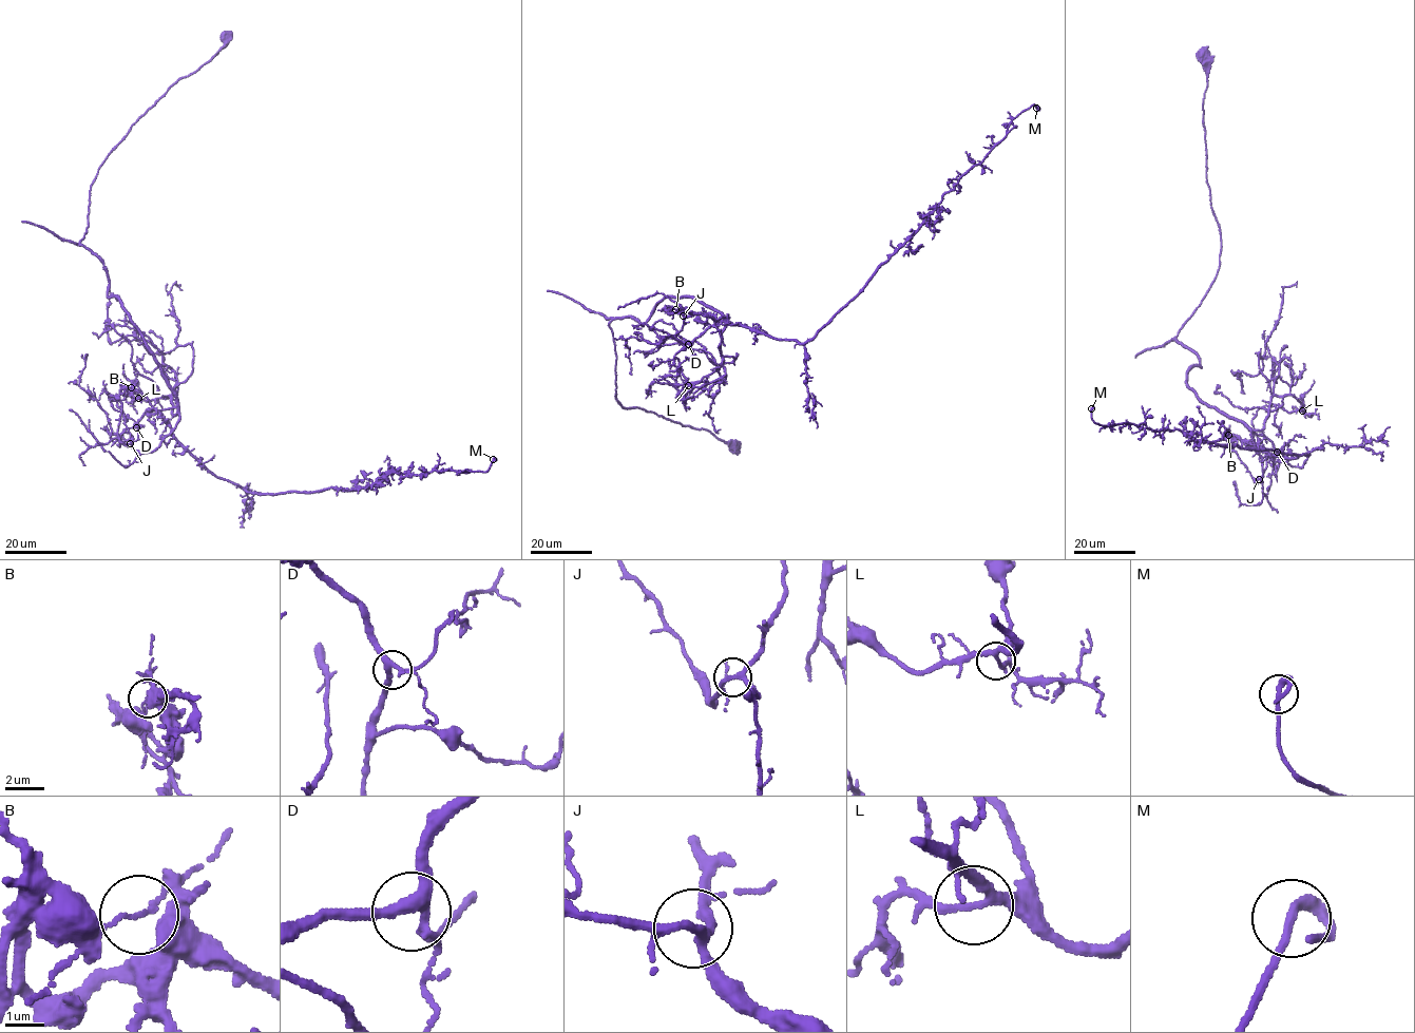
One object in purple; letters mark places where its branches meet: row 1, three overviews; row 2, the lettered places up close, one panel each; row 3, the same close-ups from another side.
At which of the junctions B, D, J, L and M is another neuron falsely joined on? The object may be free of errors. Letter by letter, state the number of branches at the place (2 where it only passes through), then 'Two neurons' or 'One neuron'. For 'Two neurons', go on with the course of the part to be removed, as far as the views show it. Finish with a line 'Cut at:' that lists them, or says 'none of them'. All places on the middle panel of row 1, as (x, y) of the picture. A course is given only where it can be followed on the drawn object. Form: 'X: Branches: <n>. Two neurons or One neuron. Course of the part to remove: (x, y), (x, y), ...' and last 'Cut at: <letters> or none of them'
B: Branches: 2. Two neurons. Course of the part to remove: (676, 309), (778, 339), (811, 340), (998, 144), (1009, 123), (1031, 106), (1039, 110)
D: Branches: 3. One neuron
J: Branches: 3. One neuron
L: Branches: 3. One neuron
M: Branches: 2. One neuron
Cut at: B

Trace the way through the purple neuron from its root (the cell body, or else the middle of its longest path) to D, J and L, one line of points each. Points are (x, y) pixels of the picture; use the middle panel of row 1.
D: (734, 445), (616, 398), (612, 320), (643, 325), (666, 295), (686, 295), (724, 319), (688, 344)
J: (734, 445), (616, 398), (609, 324), (628, 316), (643, 325), (667, 294), (729, 317), (683, 316)
L: (734, 445), (623, 406), (609, 324), (628, 316), (643, 325), (667, 294), (721, 313), (725, 375), (688, 385)

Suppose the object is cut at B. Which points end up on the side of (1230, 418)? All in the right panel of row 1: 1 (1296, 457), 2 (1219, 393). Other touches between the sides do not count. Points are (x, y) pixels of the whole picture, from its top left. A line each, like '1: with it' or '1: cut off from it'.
1: cut off from it
2: with it

